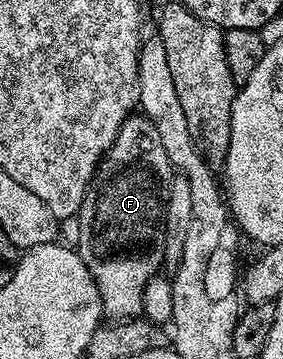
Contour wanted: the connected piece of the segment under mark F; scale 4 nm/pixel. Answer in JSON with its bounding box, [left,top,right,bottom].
[77,114,173,318]

